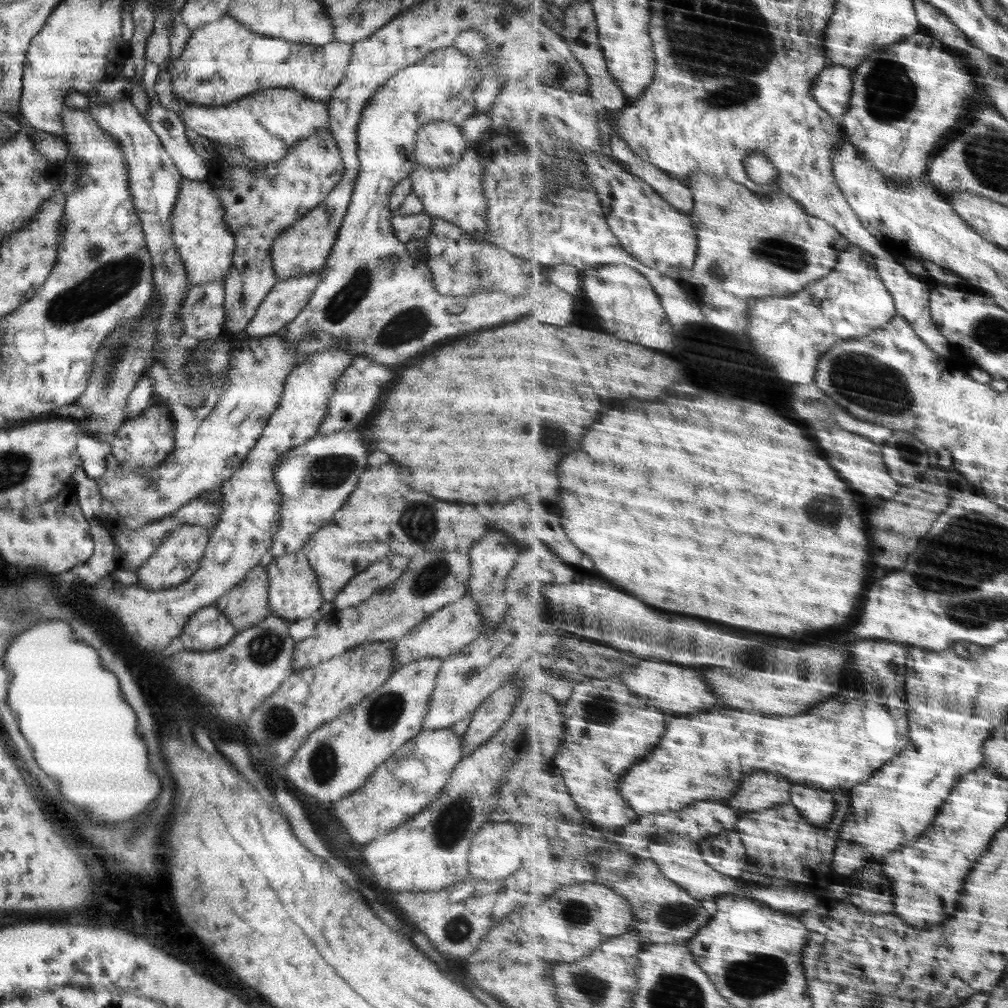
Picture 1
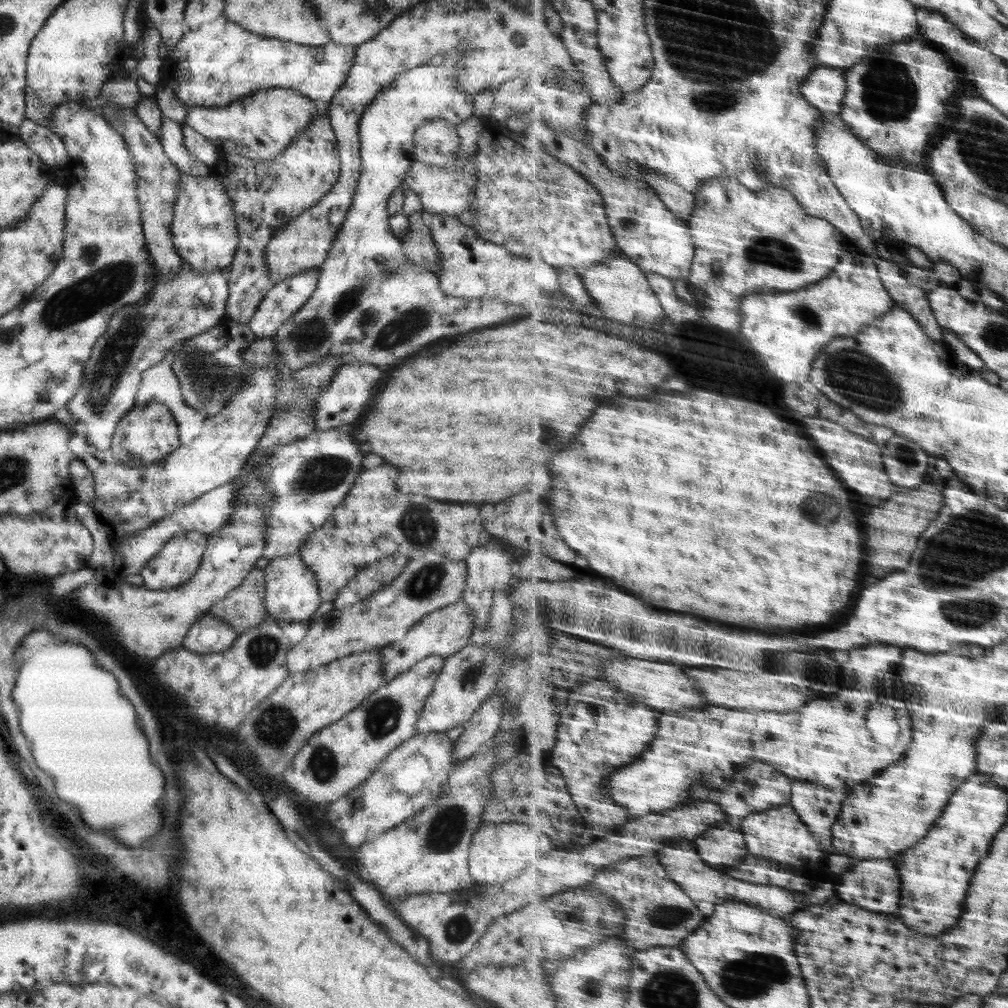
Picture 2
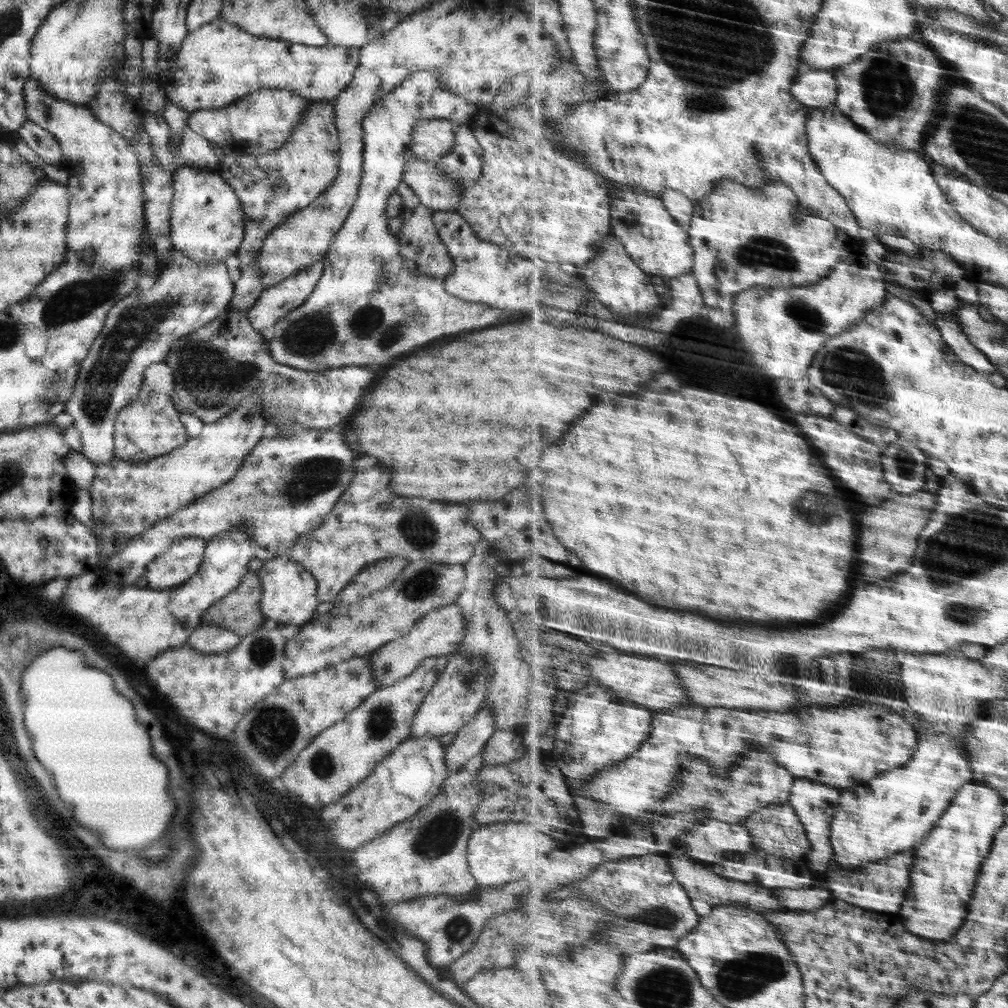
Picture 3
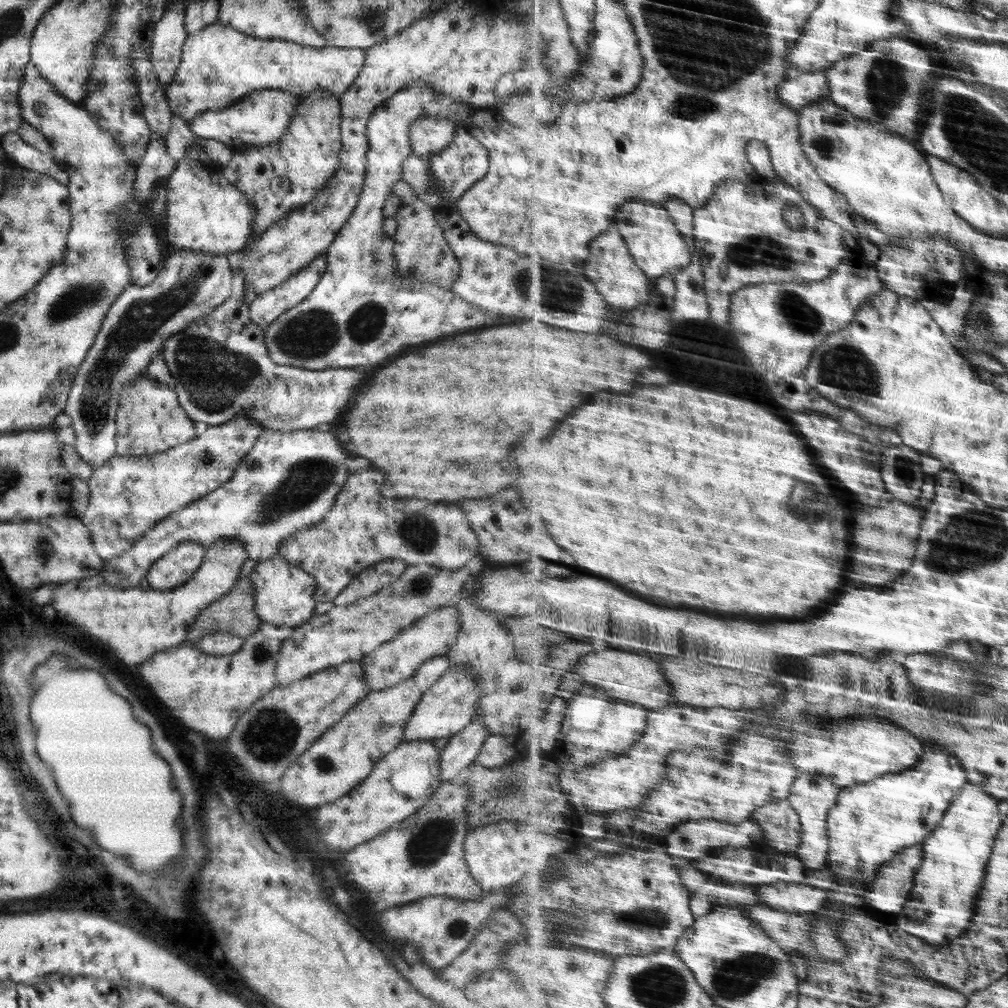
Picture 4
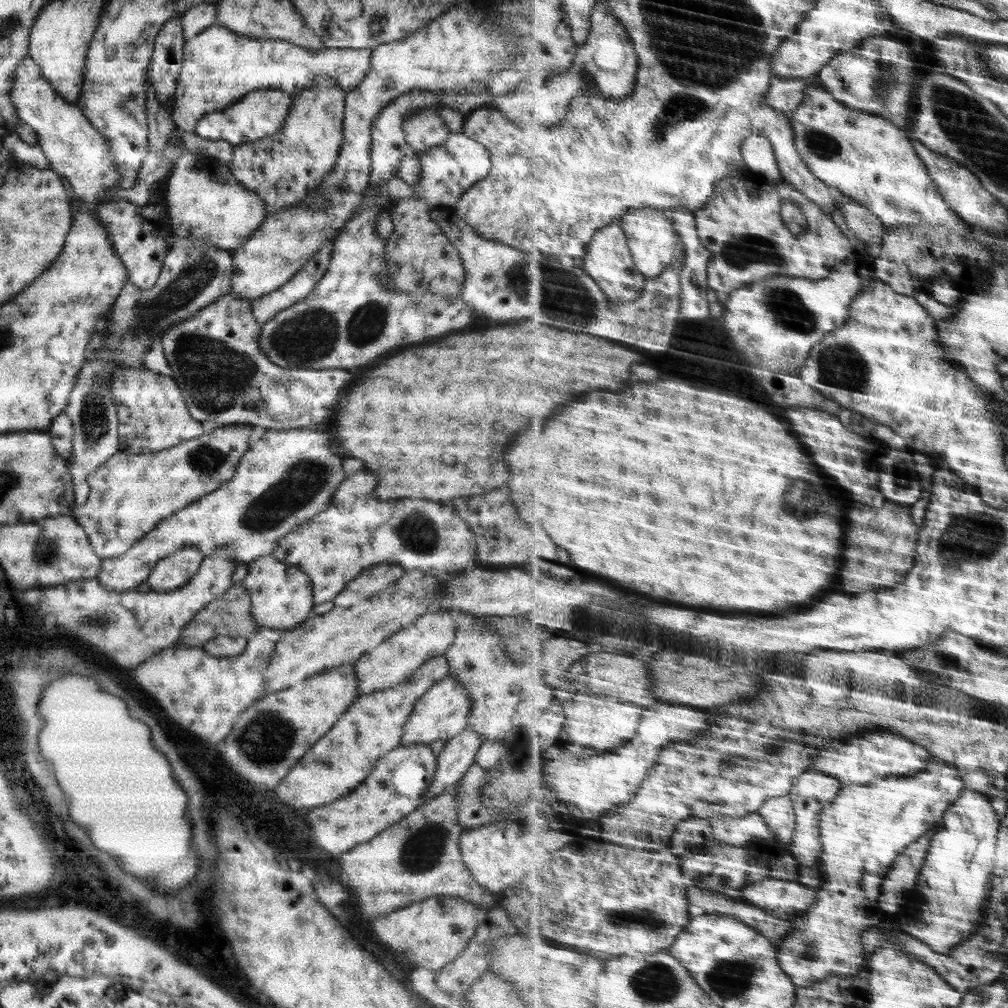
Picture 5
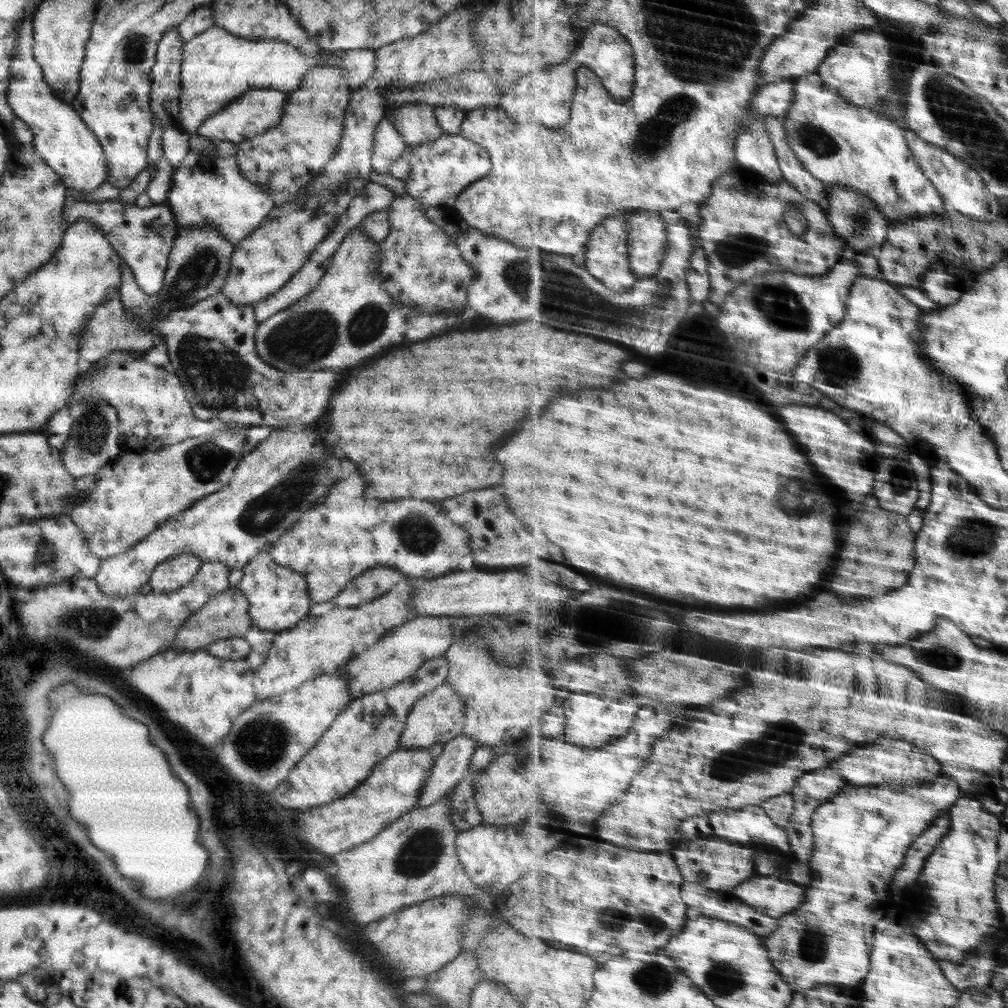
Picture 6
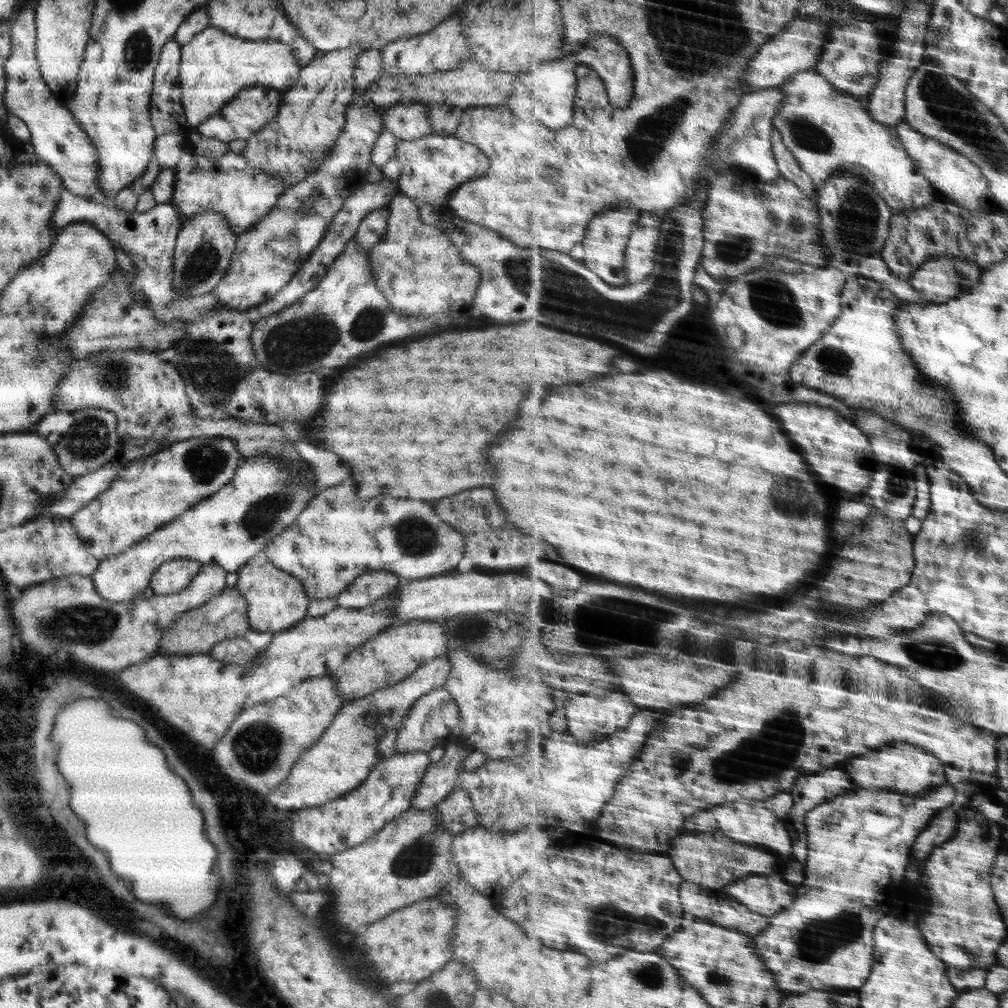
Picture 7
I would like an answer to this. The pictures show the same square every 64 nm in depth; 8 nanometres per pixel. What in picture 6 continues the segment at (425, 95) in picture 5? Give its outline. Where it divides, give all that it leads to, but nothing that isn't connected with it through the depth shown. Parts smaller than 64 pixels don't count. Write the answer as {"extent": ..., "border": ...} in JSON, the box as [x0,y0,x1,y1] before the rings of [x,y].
{"extent":[370,108,406,175],"border":[[[393,108],[385,109],[384,117],[376,124],[373,133],[373,144],[370,148],[370,168],[376,174],[387,175],[389,165],[394,160],[406,155],[406,144],[400,134],[396,132],[392,120],[385,116],[389,109]]]}

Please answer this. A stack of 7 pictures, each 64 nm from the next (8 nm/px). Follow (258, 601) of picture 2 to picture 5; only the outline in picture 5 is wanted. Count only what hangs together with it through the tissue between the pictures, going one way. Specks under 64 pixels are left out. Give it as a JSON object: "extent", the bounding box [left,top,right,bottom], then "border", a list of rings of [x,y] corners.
{"extent":[177,582,257,647],"border":[[[241,582],[232,584],[221,596],[214,598],[207,606],[200,608],[194,617],[182,628],[177,644],[186,647],[200,647],[213,636],[232,636],[245,639],[257,626],[250,613],[250,598]]]}

